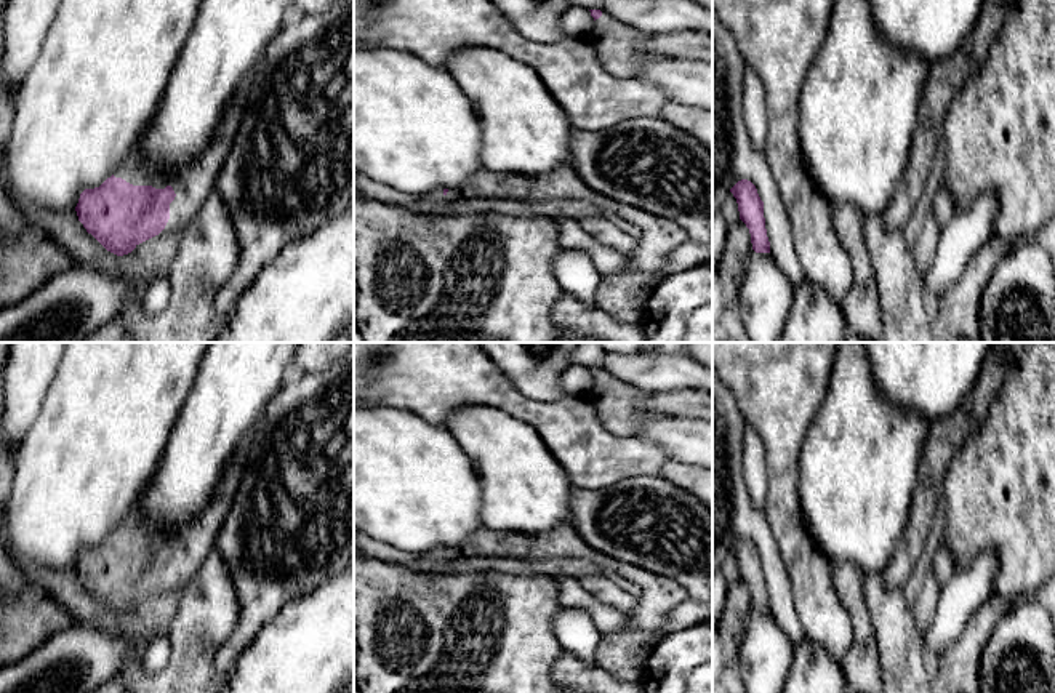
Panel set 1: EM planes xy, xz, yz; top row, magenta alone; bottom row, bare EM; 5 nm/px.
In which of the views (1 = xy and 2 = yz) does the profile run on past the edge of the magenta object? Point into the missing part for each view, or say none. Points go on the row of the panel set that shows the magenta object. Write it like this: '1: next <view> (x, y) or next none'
1: next xy (192, 188)
2: next none

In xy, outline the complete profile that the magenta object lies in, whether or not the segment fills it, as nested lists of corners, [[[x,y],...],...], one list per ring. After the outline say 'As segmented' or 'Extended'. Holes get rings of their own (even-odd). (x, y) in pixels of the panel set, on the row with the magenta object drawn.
[[[247,86],[232,98],[219,123],[215,139],[183,174],[168,176],[141,154],[141,139],[147,126],[141,131],[138,142],[128,152],[122,165],[99,187],[85,189],[75,206],[78,221],[107,251],[123,256],[131,253],[139,243],[166,232],[184,229],[200,211],[208,195],[215,190],[229,150],[234,144],[235,130],[242,117],[247,98]]]. Extended

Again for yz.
[[[741,179],[730,189],[730,192],[736,198],[740,219],[749,229],[752,250],[756,253],[770,253],[764,202],[760,200],[756,186],[748,179]]]. As segmented

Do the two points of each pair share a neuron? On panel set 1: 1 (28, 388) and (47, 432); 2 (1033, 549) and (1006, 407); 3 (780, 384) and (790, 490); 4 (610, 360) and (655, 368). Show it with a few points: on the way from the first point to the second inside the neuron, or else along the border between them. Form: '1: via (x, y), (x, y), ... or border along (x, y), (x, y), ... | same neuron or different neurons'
1: border along (53, 376), (39, 415), (18, 444) | different neurons
2: via (1033, 514), (1033, 442) | same neuron
3: via (780, 410), (782, 464) | same neuron
4: via (621, 367), (644, 368) | same neuron

